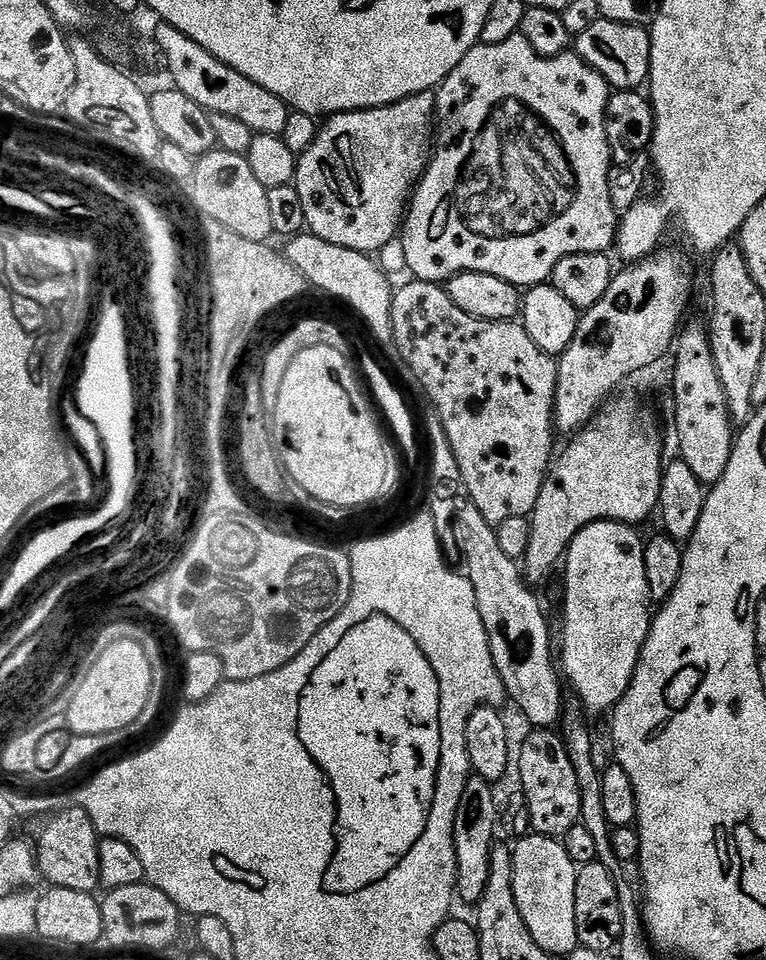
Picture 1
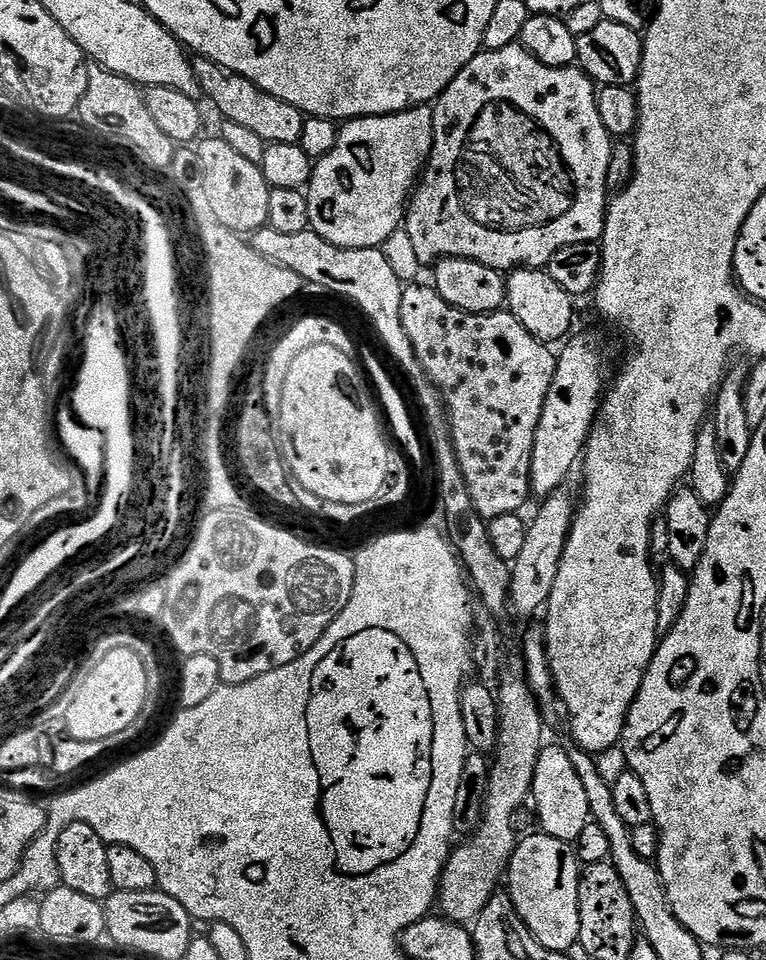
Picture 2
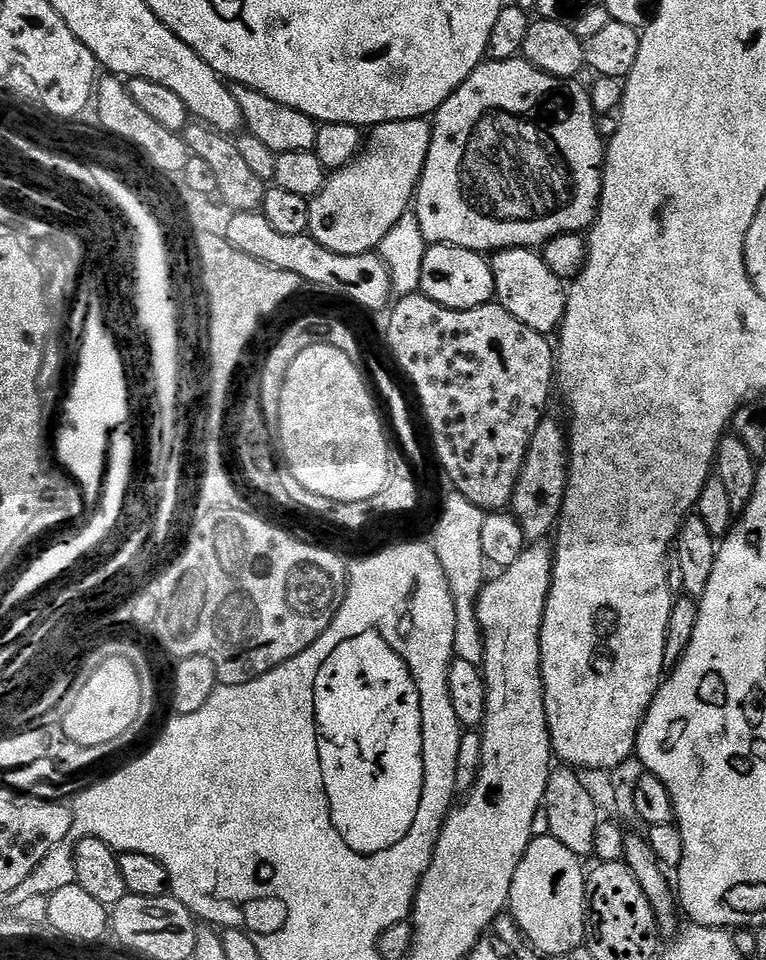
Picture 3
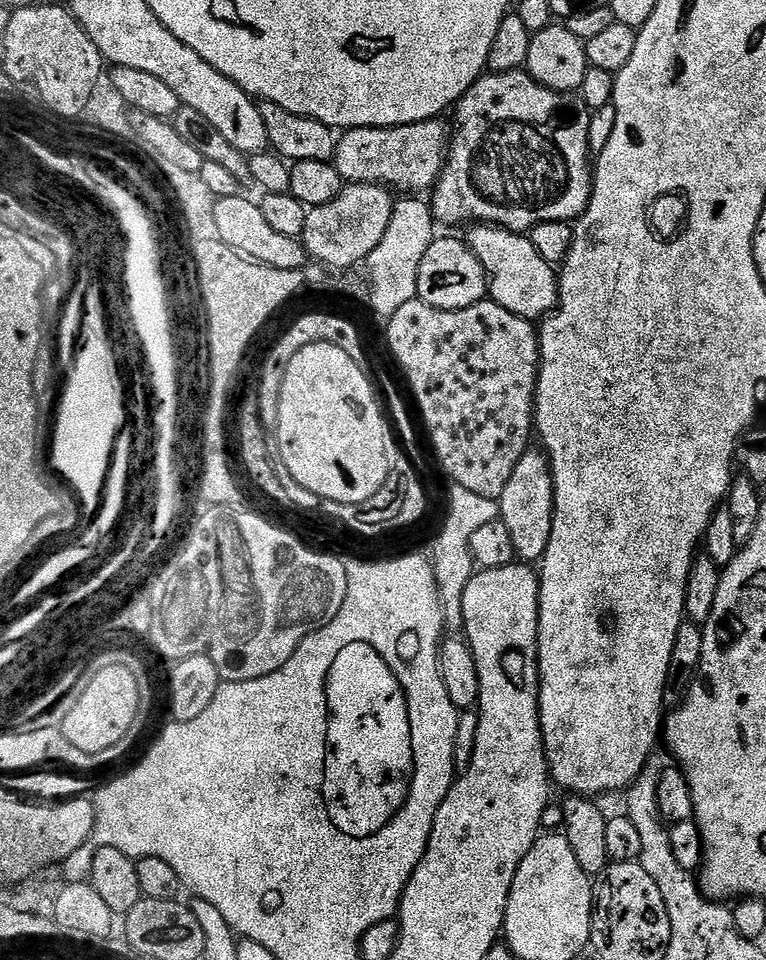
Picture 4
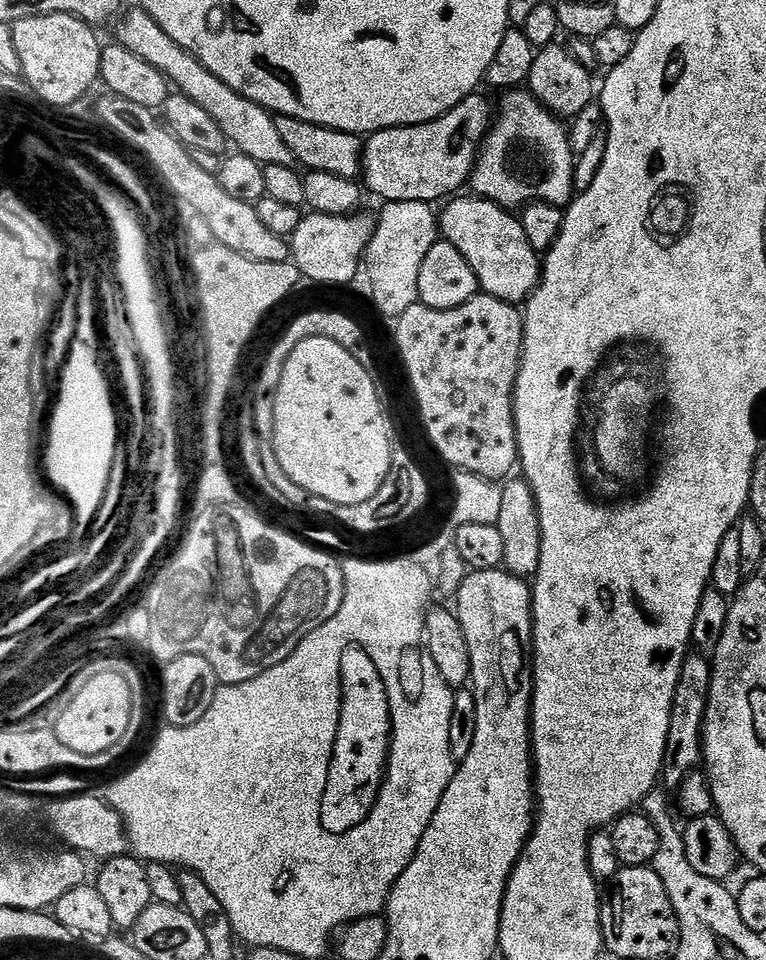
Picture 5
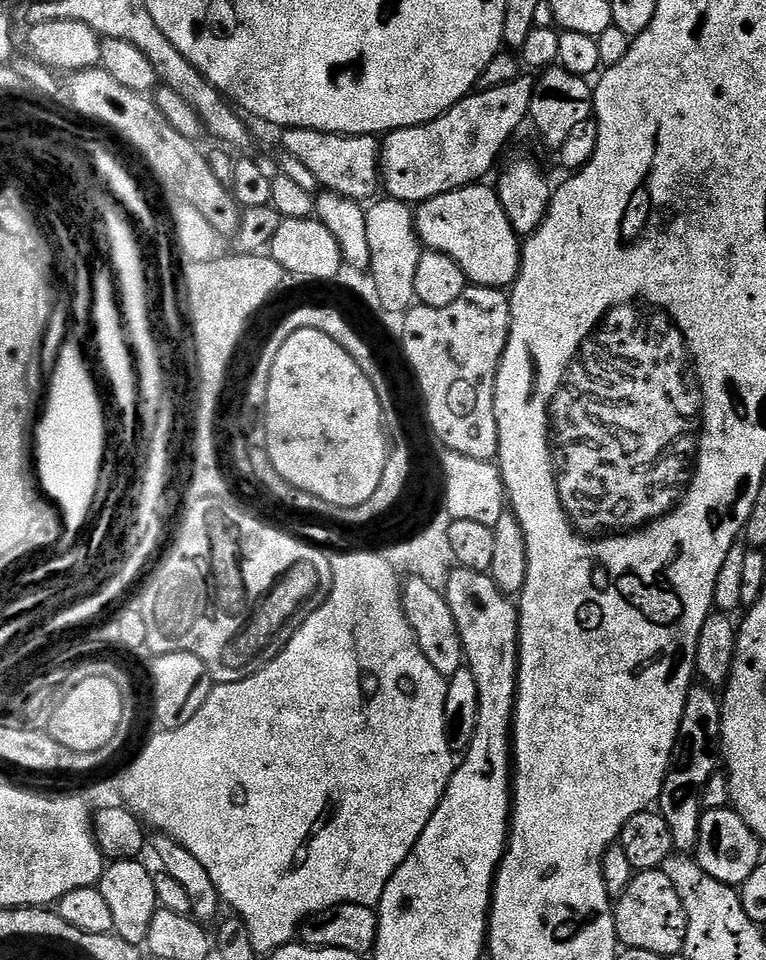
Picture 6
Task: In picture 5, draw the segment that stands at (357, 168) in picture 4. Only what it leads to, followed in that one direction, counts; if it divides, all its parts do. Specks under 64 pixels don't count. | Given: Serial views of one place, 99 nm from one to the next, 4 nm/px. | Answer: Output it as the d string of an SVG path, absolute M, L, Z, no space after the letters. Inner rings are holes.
M467 96L437 120L401 128L381 128L364 140L362 182L376 196L387 202L422 201L429 204L455 195L471 181L480 148L488 137L494 108L480 97Z

